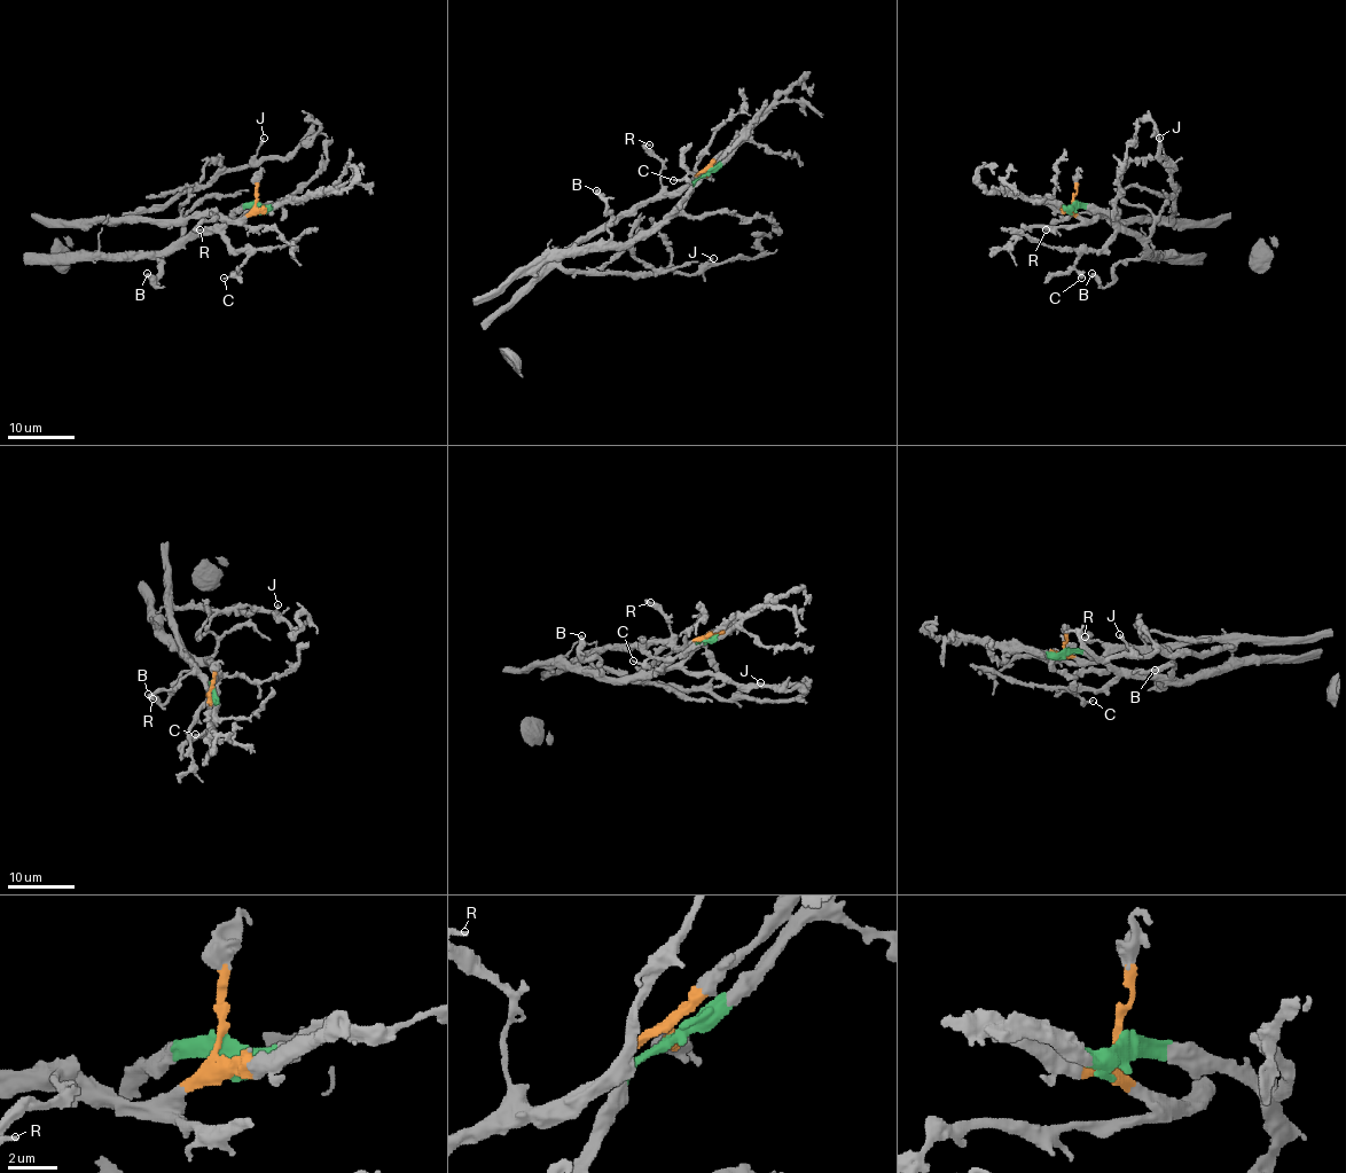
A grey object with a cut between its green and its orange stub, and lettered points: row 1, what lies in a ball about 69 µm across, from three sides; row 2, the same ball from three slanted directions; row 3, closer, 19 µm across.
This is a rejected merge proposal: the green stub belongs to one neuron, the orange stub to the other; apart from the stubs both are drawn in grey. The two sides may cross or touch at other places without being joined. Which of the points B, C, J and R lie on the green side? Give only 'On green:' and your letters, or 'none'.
On green: B, C

